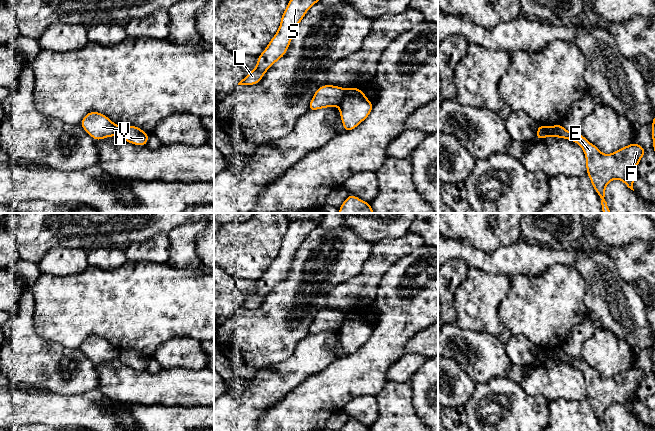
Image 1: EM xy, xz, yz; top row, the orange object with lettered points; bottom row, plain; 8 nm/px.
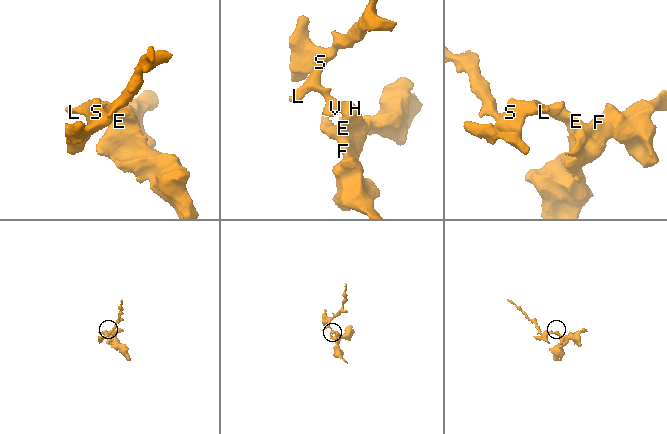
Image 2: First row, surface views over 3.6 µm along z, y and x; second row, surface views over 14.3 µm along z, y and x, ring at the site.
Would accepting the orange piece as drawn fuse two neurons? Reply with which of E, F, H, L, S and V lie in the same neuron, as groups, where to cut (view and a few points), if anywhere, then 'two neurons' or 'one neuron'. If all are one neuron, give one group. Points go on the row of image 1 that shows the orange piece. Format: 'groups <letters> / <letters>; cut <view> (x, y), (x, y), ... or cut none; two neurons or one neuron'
groups E F H / L S V; cut xz (345, 89), (339, 106); two neurons

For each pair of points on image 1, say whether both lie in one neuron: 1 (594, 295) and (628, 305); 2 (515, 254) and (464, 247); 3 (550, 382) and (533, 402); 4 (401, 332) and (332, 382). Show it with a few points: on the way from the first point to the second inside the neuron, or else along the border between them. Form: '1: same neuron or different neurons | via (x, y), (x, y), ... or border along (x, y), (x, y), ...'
1: same neuron | via (602, 295), (607, 295), (620, 305)
2: same neuron | via (502, 258), (477, 258)
3: different neurons | border along (519, 383), (527, 393), (541, 394), (548, 401)
4: same neuron | via (384, 347), (357, 374), (349, 376)

